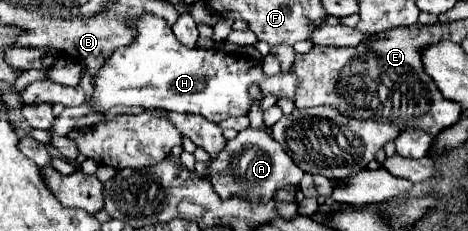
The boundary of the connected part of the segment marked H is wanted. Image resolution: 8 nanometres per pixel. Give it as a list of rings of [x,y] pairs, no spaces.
[[[141,16],[135,26],[137,36],[133,44],[117,48],[93,78],[93,104],[99,110],[123,104],[201,114],[211,122],[223,122],[231,116],[245,116],[251,110],[255,102],[249,94],[251,84],[257,84],[263,96],[273,94],[277,100],[295,100],[297,76],[293,74],[293,68],[267,76],[261,68],[261,60],[257,58],[223,54],[221,50],[187,50],[181,42],[177,42],[167,22],[155,16]]]

